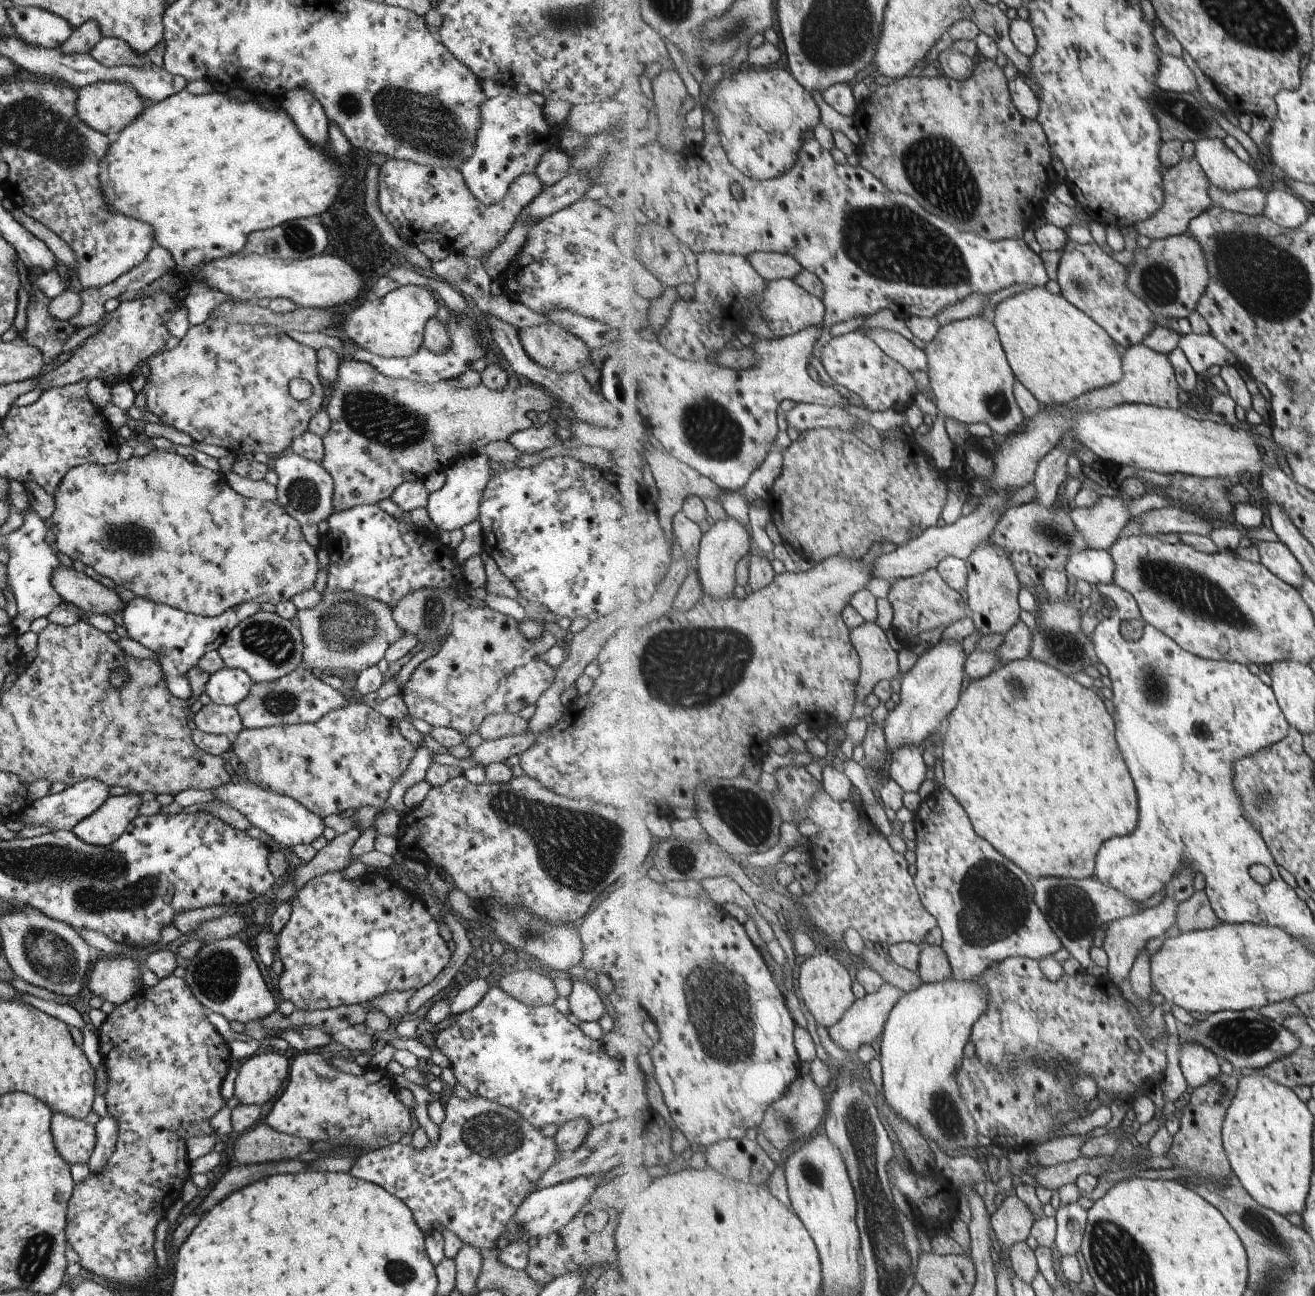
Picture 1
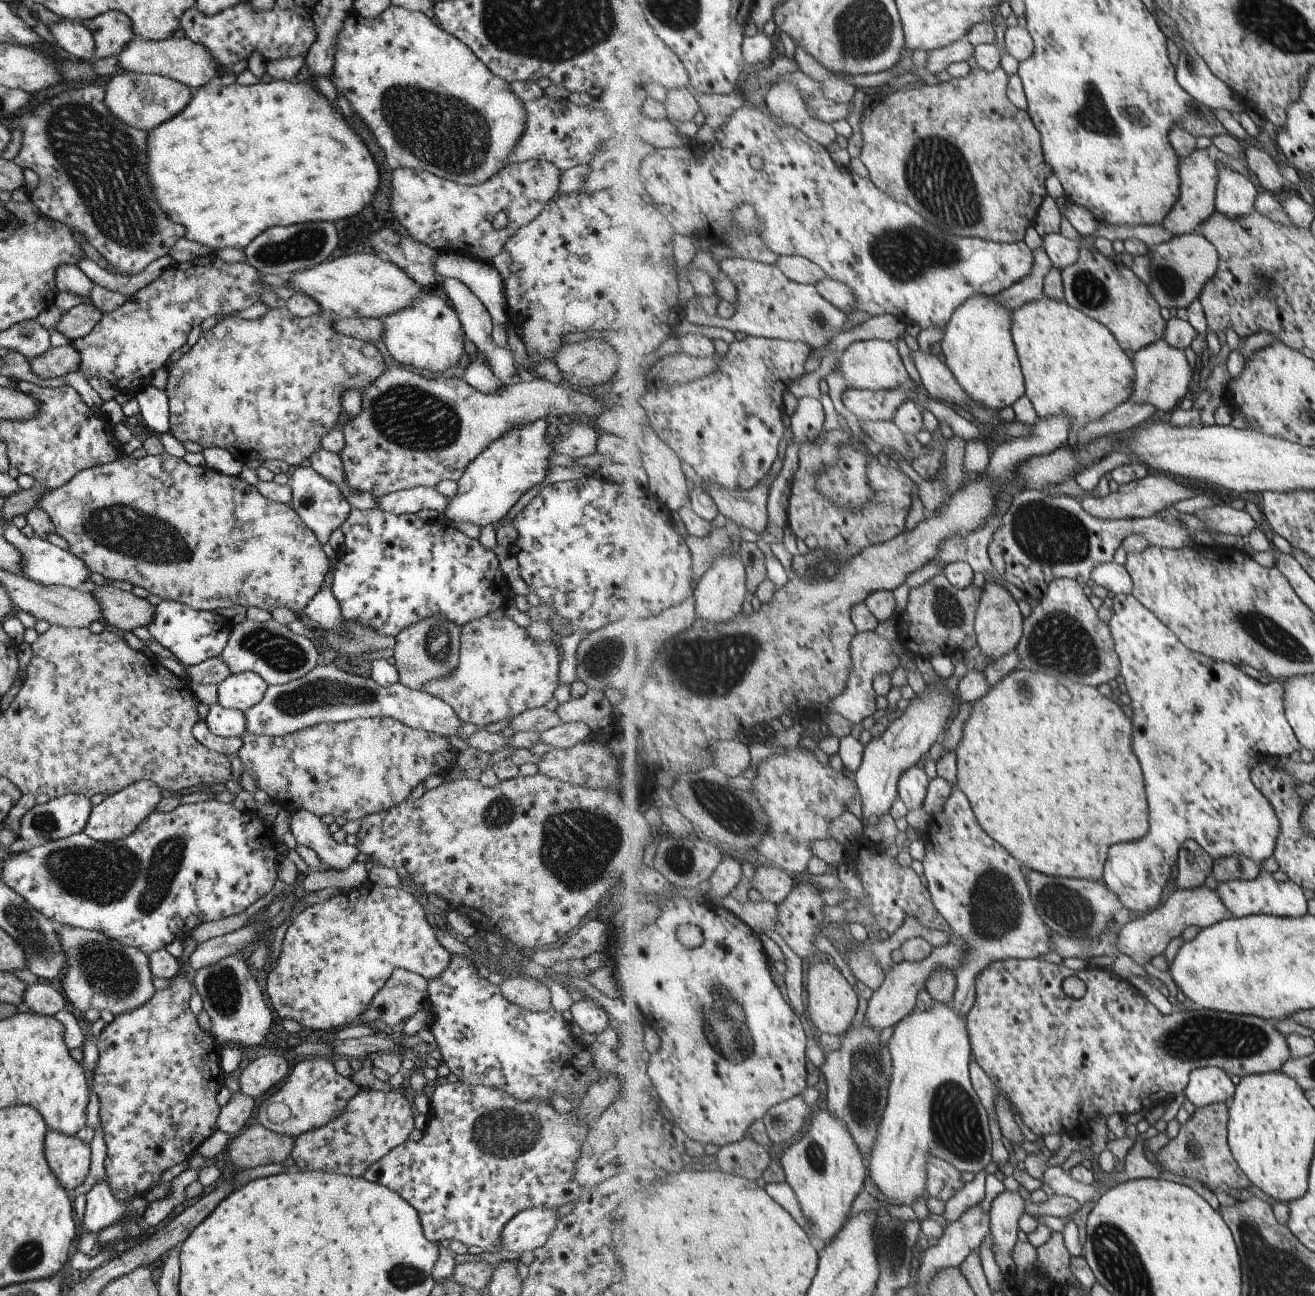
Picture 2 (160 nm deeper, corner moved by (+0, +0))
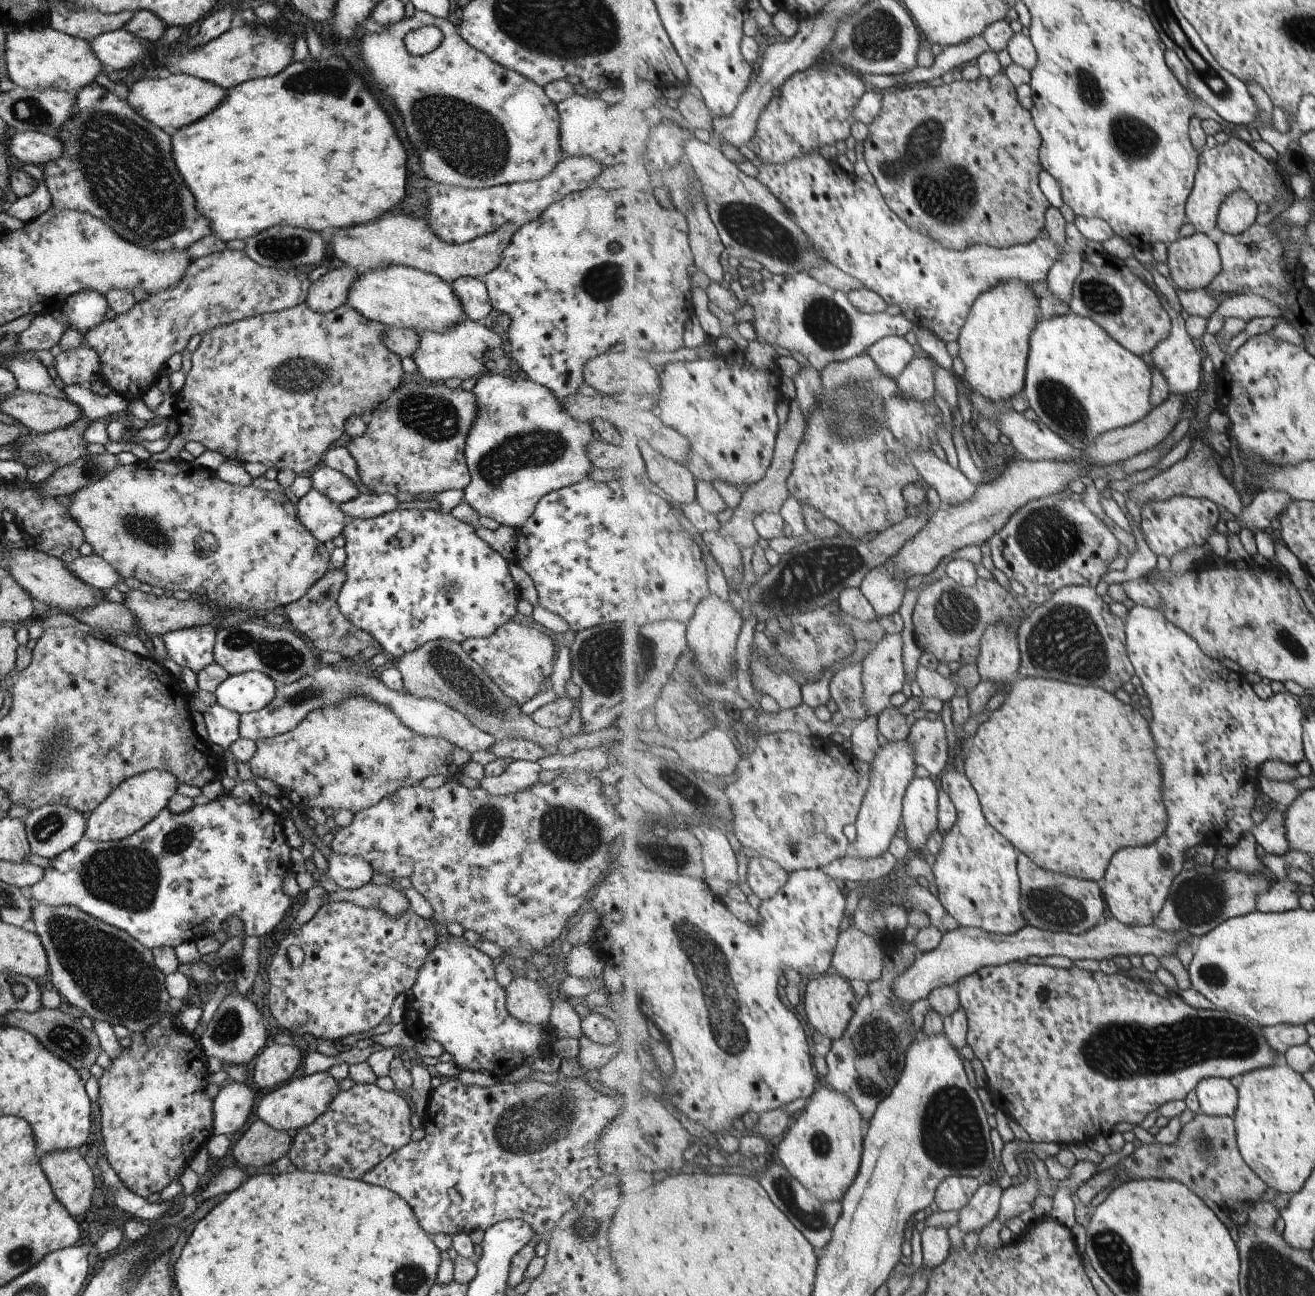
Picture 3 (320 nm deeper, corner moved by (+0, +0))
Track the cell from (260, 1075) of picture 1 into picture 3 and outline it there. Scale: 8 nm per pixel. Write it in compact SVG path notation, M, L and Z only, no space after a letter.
M270 1043L256 1055L251 1078L259 1088L273 1088L283 1084L291 1078L303 1060L302 1051L292 1044Z

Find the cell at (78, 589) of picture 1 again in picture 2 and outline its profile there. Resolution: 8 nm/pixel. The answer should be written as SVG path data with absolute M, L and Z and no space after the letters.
M111 585L94 586L95 590L90 592L100 604L102 617L108 625L115 626L119 632L132 632L137 627L147 626L154 617L154 606L146 599L137 597L131 591L122 591Z

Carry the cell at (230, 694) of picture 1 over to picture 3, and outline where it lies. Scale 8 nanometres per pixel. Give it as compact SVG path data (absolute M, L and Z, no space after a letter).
M259 671L228 675L212 692L216 704L227 710L241 713L261 710L271 702L276 684Z

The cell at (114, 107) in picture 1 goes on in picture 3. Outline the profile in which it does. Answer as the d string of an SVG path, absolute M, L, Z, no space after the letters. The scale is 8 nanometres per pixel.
M163 73L158 78L140 80L128 88L127 104L148 123L170 132L194 123L197 118L209 114L226 95L227 89L218 84L183 73Z

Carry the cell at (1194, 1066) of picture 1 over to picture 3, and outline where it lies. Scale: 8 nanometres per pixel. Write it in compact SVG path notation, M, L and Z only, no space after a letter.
M1209 1077L1196 1088L1202 1112L1212 1117L1233 1117L1238 1107L1238 1088L1231 1080Z

